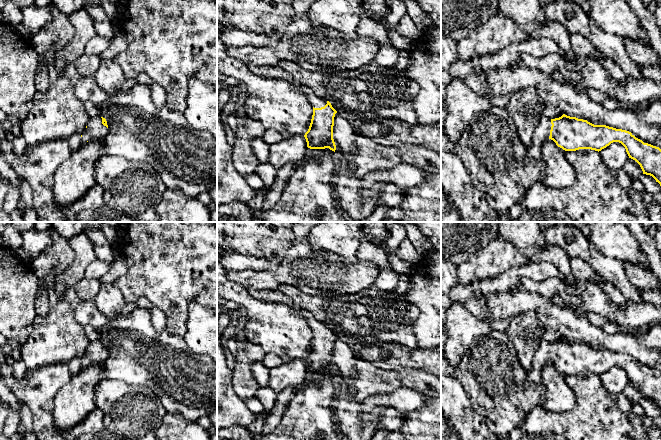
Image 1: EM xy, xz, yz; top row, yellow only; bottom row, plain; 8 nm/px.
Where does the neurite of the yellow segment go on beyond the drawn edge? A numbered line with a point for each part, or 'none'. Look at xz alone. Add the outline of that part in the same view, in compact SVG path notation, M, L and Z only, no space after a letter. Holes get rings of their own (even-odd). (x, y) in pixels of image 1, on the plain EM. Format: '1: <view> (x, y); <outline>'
1: xz (317, 326); M302 310L303 316L306 319L309 327L314 332L321 332L327 328L327 324L317 320L310 312Z

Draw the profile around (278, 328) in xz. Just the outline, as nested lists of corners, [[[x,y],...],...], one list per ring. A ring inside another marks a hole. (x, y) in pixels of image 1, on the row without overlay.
[[[217,259],[217,294],[245,308],[246,337],[261,346],[265,353],[275,353],[282,362],[304,360],[308,355],[313,330],[302,309],[283,303],[270,303],[251,296],[241,284],[229,280]]]

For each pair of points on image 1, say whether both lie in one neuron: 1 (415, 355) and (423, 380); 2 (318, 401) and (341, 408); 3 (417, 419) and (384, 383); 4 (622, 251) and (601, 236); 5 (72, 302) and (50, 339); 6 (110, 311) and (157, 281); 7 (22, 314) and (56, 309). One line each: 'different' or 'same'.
1: different
2: different
3: different
4: same
5: same
6: different
7: different

